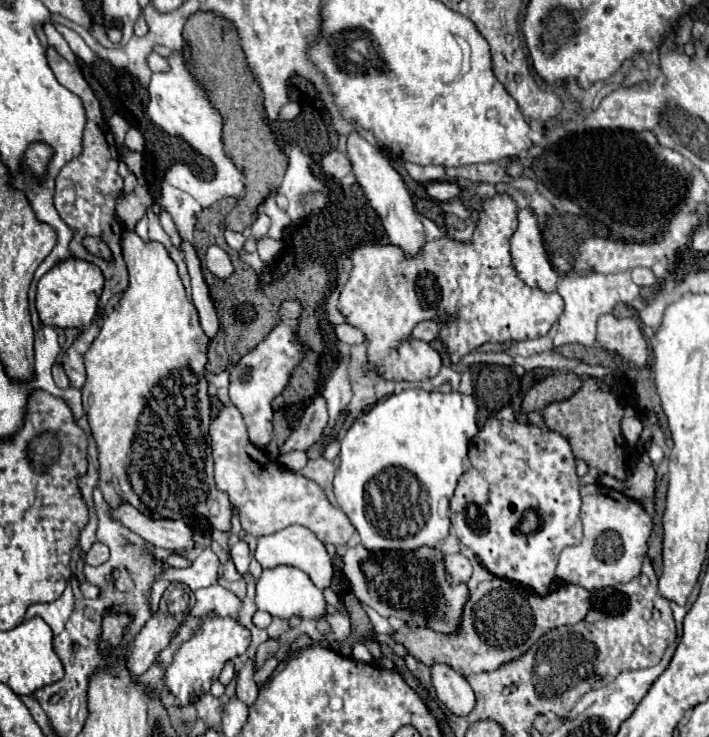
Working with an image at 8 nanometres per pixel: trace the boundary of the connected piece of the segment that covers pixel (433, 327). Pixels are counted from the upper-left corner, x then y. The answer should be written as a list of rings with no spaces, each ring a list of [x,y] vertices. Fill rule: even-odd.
[[[428,321],[426,325],[416,325],[416,327],[412,329],[412,337],[430,343],[430,341],[436,339],[440,327],[442,327],[442,321]]]

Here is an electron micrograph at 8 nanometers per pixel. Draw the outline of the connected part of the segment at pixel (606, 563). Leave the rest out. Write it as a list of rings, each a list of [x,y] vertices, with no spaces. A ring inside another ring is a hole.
[[[598,483],[582,487],[580,497],[584,539],[578,547],[568,547],[562,551],[556,567],[556,577],[566,583],[580,585],[588,591],[612,587],[616,583],[628,583],[638,577],[648,551],[652,517],[632,497]]]

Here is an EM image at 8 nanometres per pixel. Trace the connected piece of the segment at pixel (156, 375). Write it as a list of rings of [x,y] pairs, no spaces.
[[[126,231],[122,253],[130,273],[130,285],[112,313],[104,317],[100,335],[84,355],[86,383],[82,387],[82,405],[98,451],[98,487],[110,507],[126,501],[156,519],[204,515],[220,531],[228,533],[232,529],[232,505],[216,489],[212,479],[214,461],[208,435],[212,417],[206,391],[206,349],[210,339],[202,331],[198,311],[186,299],[178,269],[162,243],[146,243],[136,233]]]

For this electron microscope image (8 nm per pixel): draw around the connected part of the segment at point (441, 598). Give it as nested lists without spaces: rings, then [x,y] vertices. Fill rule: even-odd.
[[[362,545],[348,547],[342,555],[344,575],[354,595],[384,617],[398,617],[414,627],[430,627],[440,633],[458,629],[464,603],[470,595],[466,585],[450,587],[442,567],[440,549],[422,547],[416,551],[368,551]]]

